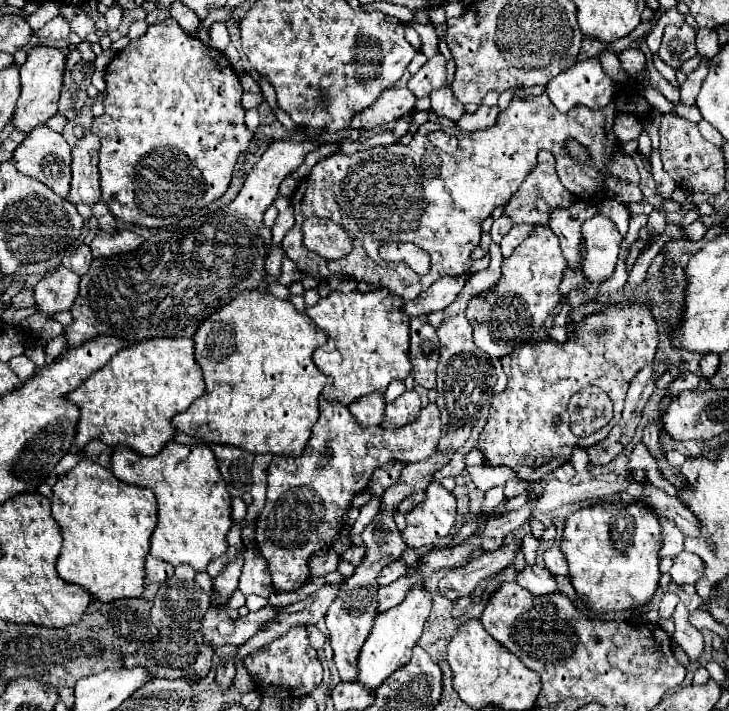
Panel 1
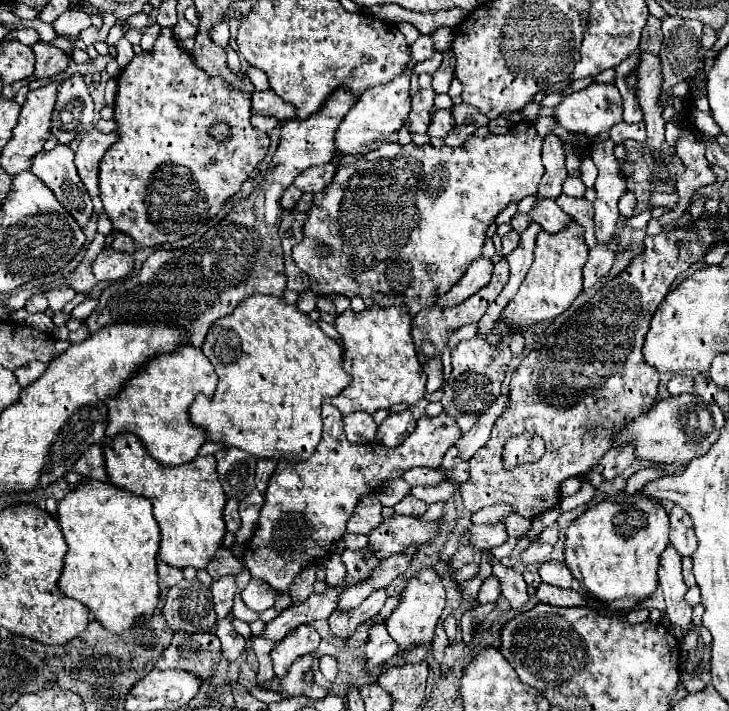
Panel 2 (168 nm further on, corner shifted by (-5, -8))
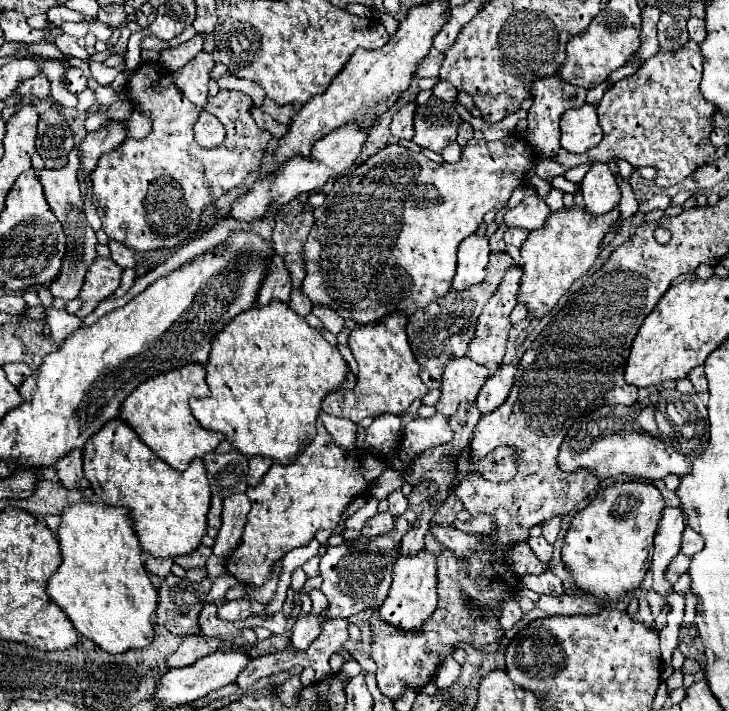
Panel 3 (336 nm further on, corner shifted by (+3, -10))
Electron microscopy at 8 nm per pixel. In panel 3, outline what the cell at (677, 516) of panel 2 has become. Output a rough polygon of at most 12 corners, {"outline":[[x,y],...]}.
{"outline":[[685,528],[681,552],[693,556],[703,548],[703,538]]}

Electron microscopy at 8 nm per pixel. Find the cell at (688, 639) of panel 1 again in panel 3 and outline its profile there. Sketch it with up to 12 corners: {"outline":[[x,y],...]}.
{"outline":[[665,508],[655,534],[653,590],[665,600],[665,576],[679,554],[685,522],[681,508]]}

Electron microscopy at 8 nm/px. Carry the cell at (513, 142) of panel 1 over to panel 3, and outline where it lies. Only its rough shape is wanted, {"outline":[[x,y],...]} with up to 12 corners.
{"outline":[[519,134],[339,176],[301,290],[357,324],[447,294],[527,184]]}

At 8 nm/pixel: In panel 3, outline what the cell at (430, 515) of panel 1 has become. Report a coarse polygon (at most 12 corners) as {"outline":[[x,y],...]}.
{"outline":[[379,512],[367,520],[363,536],[383,536],[393,530],[393,516]]}

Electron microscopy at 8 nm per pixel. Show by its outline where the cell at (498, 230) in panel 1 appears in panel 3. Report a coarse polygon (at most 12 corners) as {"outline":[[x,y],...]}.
{"outline":[[527,196],[505,214],[509,228],[537,230],[551,208],[539,196]]}

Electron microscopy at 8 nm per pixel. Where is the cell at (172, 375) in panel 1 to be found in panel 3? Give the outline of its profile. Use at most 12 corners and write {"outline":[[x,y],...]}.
{"outline":[[199,362],[147,378],[119,418],[175,470],[223,440],[201,428]]}

